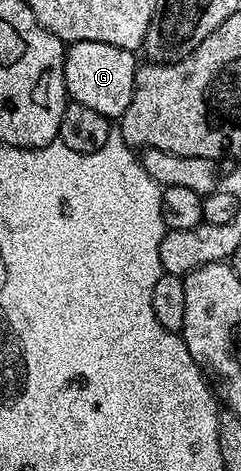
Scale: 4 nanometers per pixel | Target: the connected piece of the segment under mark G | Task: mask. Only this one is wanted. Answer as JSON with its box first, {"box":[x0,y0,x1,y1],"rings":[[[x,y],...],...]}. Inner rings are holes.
{"box":[65,41,139,119],"rings":[[[74,41],[65,50],[65,92],[72,100],[83,103],[83,107],[91,107],[91,111],[99,111],[99,115],[110,119],[120,119],[127,111],[127,103],[131,103],[133,88],[137,82],[139,61],[136,61],[134,50],[115,47],[111,43],[95,43],[94,41]]]}

